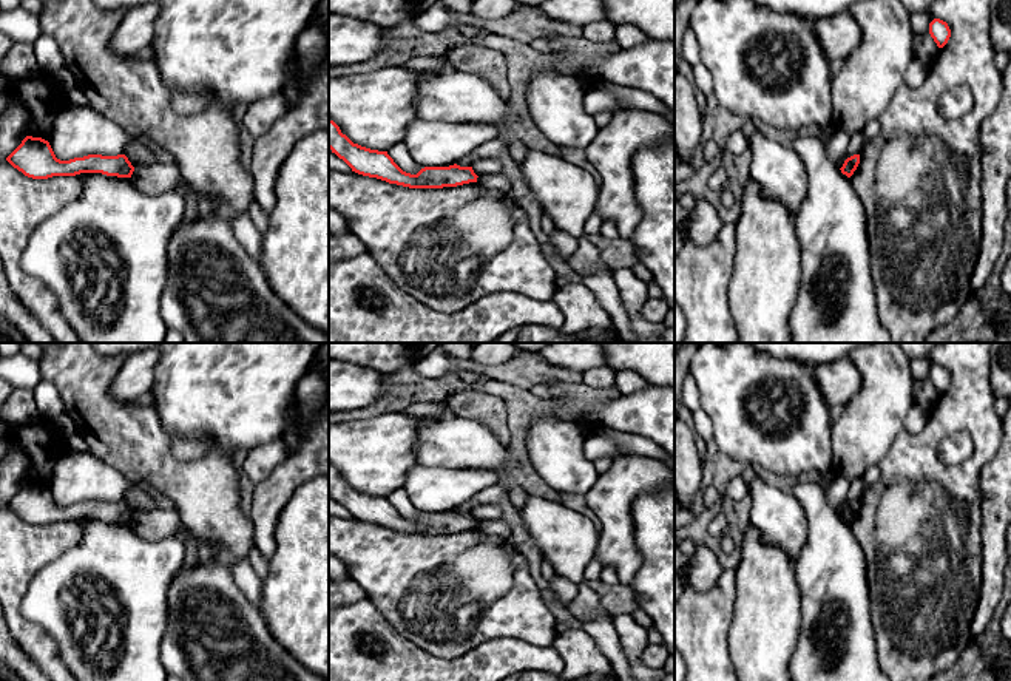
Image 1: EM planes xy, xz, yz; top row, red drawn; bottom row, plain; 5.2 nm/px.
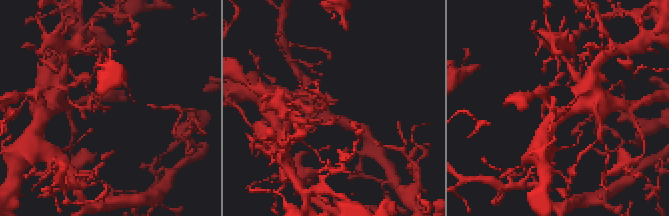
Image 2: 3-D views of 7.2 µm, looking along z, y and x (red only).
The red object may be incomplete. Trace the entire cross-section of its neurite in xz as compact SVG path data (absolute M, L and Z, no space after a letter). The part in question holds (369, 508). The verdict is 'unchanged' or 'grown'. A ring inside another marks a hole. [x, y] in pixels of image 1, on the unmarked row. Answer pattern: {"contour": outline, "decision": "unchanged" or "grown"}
{"contour": "M329 465L329 494L352 517L409 534L443 534L477 528L472 513L424 513L417 520L403 517L387 497L370 496L353 490L340 473Z", "decision": "unchanged"}

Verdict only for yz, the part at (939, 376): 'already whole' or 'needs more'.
already whole

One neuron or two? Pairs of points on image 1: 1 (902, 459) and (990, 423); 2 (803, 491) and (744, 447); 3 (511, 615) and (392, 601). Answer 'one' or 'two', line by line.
1: one
2: two
3: one

